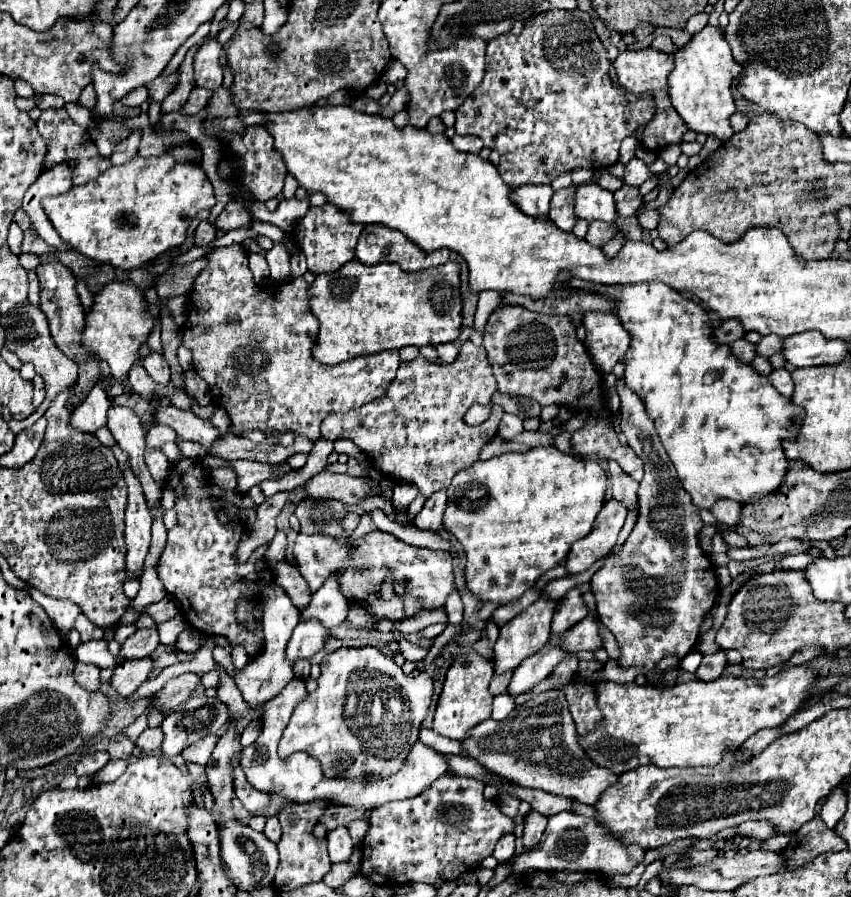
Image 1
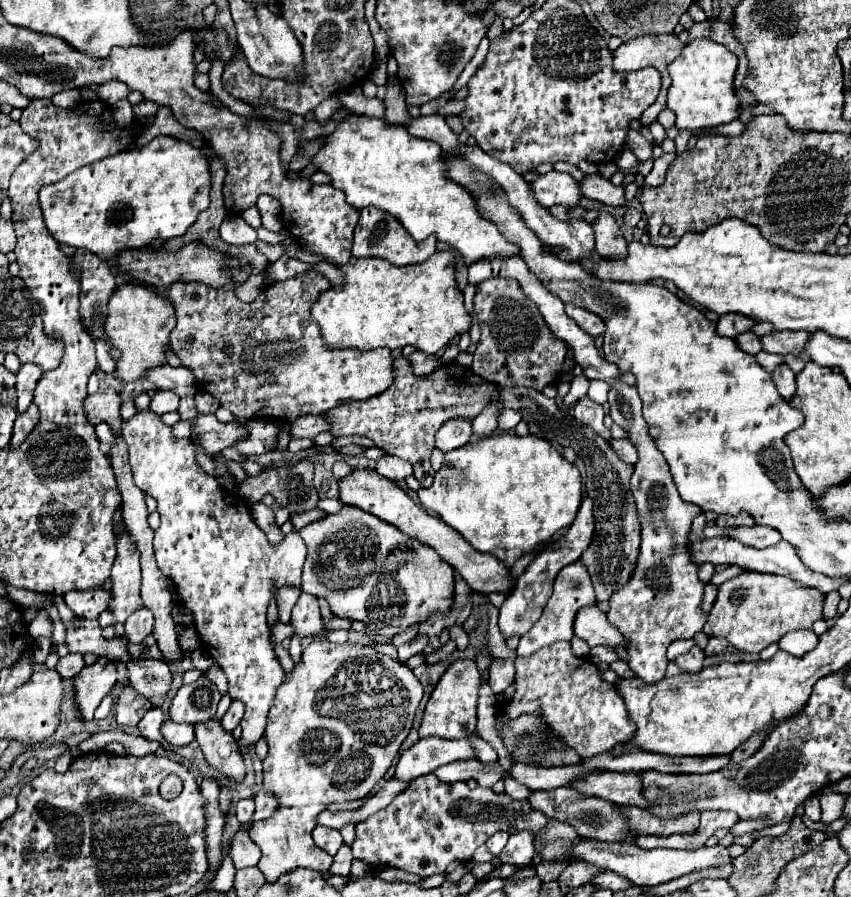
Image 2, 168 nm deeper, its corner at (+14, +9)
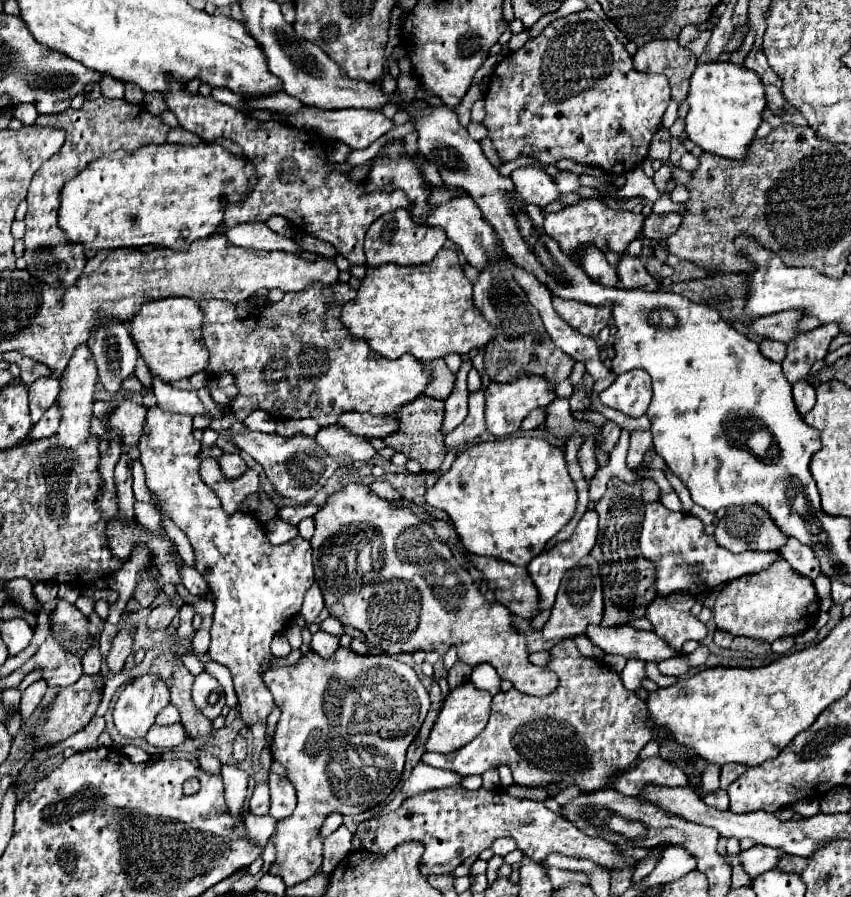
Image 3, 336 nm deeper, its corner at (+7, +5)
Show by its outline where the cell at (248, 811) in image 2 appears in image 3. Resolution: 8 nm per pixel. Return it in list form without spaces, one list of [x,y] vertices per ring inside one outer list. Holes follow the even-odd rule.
[[[262,783],[254,789],[254,795],[250,799],[250,813],[252,815],[268,815],[268,809],[270,809],[268,783]]]

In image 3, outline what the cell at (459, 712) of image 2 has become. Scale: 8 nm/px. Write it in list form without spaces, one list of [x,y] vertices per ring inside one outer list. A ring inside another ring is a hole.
[[[470,681],[458,685],[452,689],[440,709],[440,715],[430,731],[430,737],[426,741],[426,751],[436,751],[436,753],[452,753],[466,743],[470,743],[474,737],[480,735],[480,731],[486,727],[488,717],[490,717],[490,701],[492,695],[488,691],[476,689]]]

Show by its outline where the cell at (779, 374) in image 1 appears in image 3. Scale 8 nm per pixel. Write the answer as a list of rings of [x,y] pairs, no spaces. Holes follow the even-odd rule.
[[[798,381],[796,385],[792,385],[792,393],[794,393],[794,403],[796,403],[800,415],[806,415],[816,403],[814,387],[808,381]]]

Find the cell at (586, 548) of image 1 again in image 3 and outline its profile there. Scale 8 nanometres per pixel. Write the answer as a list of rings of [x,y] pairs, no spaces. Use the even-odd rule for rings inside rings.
[[[590,509],[590,511],[584,513],[582,521],[578,523],[578,527],[574,529],[574,533],[572,533],[572,537],[570,537],[568,541],[558,543],[558,545],[552,547],[550,551],[544,551],[544,553],[540,553],[538,557],[534,557],[534,559],[530,561],[528,573],[530,573],[530,577],[532,577],[532,581],[534,581],[536,589],[538,589],[538,595],[540,595],[540,597],[538,597],[538,611],[540,611],[540,613],[552,609],[554,597],[556,597],[556,591],[558,591],[558,585],[560,585],[560,579],[564,577],[564,573],[566,573],[568,569],[572,569],[582,557],[586,557],[586,555],[592,551],[592,547],[594,547],[594,543],[596,543],[596,533],[598,533],[596,511]]]

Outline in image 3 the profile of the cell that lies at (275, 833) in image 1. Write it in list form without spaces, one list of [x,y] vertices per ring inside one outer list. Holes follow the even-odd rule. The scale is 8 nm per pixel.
[[[270,773],[270,815],[274,819],[284,819],[292,815],[296,807],[296,791],[286,777]]]

